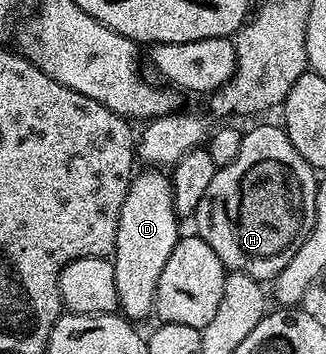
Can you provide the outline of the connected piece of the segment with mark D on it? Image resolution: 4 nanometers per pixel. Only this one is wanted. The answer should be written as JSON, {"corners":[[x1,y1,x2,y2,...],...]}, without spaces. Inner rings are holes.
{"corners":[[162,169,142,170,130,180,130,188,120,209,112,252,118,306,121,314,131,321,139,321,154,311,158,278,160,273,164,273,164,265,168,257,172,257,172,249,180,238,180,216,174,212,169,174]]}

